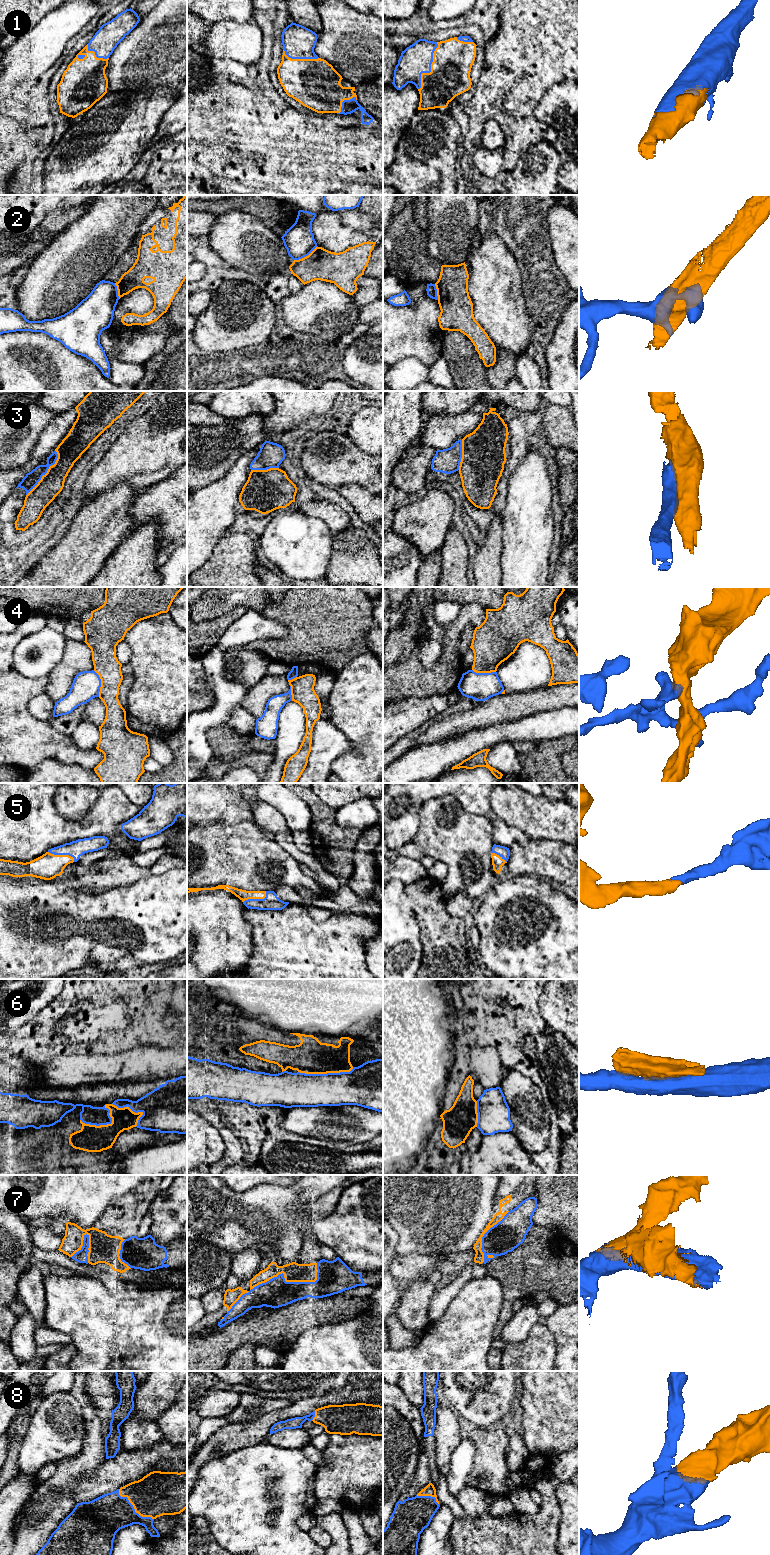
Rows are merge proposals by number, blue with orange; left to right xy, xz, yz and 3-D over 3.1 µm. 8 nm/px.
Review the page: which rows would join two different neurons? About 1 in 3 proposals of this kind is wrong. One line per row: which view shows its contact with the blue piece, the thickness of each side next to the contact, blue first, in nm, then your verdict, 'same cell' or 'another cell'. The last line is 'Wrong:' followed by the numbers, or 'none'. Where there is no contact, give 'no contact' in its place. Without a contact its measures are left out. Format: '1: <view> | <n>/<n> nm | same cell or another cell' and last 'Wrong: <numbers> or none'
1: yz | 240/320 nm | same cell
2: xz | 240/260 nm | another cell
3: xy | 120/190 nm | another cell
4: xy | 220/200 nm | another cell
5: xy | 140/200 nm | same cell
6: xz | 280/280 nm | another cell
7: xz | 240/160 nm | same cell
8: xy | 320/360 nm | same cell
Wrong: 2, 3, 4, 6

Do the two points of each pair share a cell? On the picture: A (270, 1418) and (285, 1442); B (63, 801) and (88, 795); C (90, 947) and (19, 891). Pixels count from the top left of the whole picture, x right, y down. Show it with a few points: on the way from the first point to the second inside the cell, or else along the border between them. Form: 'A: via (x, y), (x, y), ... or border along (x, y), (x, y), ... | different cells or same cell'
A: border along (269, 1433), (264, 1440) | different cells
B: via (69, 800), (82, 796) | same cell
C: via (78, 926), (66, 911), (40, 910) | same cell

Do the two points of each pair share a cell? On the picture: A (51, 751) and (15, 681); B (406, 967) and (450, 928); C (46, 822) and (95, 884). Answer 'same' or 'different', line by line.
A: same
B: different
C: different

